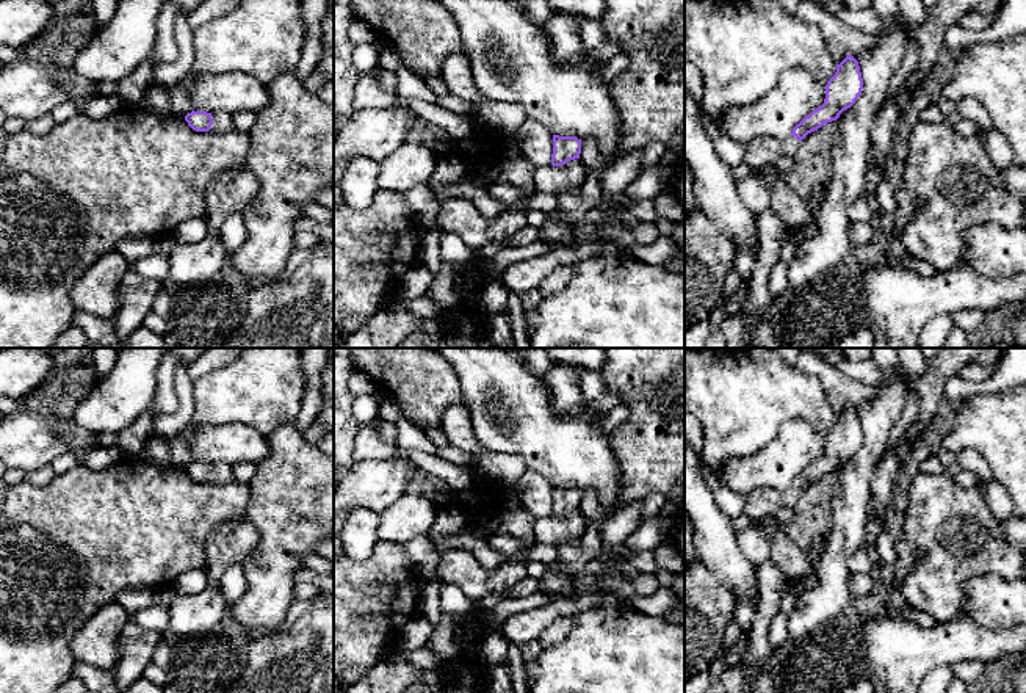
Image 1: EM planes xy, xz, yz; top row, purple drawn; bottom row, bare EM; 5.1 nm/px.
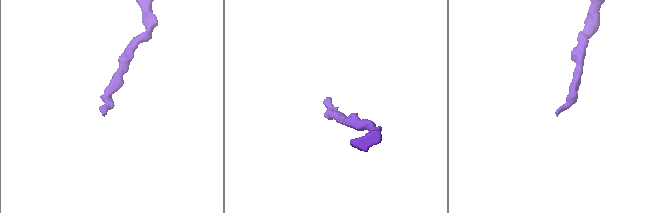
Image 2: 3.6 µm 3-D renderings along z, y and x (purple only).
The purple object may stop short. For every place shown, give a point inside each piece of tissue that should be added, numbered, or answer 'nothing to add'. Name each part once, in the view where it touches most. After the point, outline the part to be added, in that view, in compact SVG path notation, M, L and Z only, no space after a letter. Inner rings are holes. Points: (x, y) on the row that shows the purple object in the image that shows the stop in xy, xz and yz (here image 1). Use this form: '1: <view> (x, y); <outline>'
1: xy (221, 119); M227 111L211 113L213 124L208 132L211 133L224 133L233 129L232 114Z

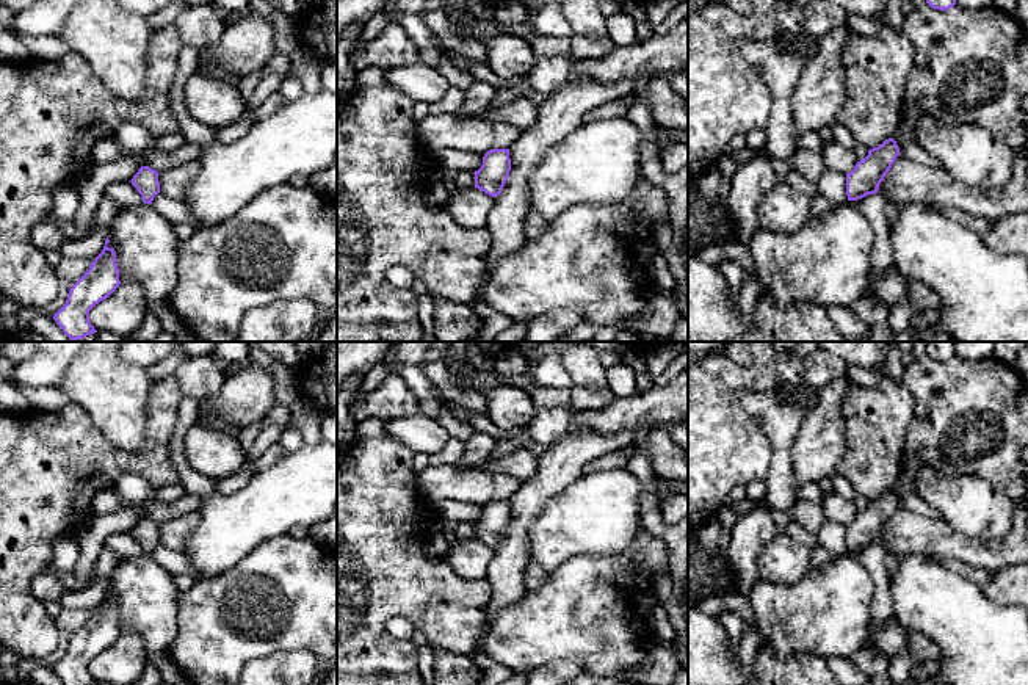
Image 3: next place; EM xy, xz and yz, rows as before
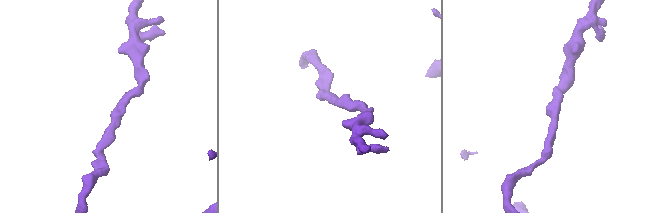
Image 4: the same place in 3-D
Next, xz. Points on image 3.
nothing to add

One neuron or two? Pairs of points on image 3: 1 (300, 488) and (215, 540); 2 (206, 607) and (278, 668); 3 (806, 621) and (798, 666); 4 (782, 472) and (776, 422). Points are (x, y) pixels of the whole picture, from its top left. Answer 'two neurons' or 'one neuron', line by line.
1: one neuron
2: two neurons
3: two neurons
4: one neuron

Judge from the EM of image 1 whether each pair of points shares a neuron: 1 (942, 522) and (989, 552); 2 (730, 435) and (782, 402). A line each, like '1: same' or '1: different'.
1: same
2: same

